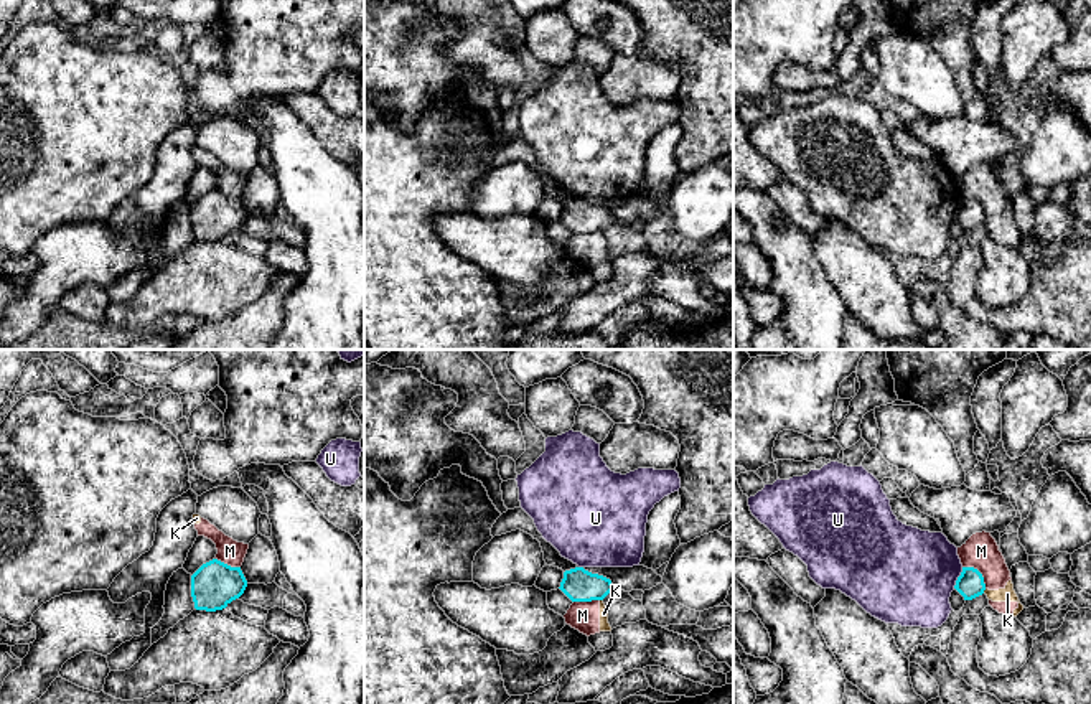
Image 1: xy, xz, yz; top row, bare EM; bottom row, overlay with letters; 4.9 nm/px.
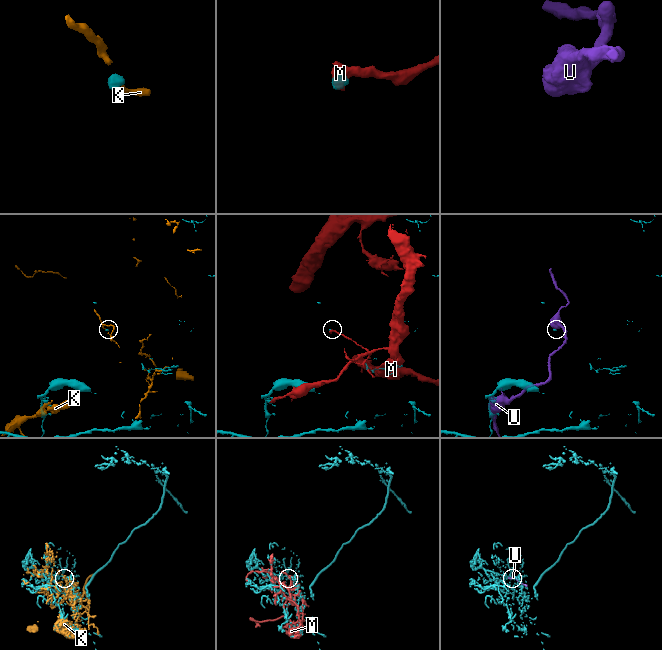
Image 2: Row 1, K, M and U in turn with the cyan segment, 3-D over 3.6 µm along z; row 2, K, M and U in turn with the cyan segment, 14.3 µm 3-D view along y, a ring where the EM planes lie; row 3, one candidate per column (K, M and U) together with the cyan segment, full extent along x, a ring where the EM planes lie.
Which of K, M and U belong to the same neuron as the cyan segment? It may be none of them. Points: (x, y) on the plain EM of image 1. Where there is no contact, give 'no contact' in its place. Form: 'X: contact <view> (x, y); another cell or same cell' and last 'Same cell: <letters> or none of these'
K: contact yz (984, 220); another cell
M: contact yz (979, 203); another cell
U: contact yz (958, 208); another cell
Same cell: none of these

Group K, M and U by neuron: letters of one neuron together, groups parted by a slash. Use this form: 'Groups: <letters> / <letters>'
Groups: K M / U

